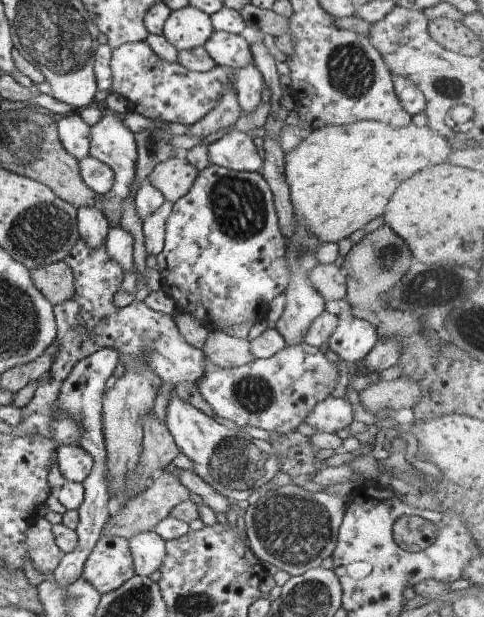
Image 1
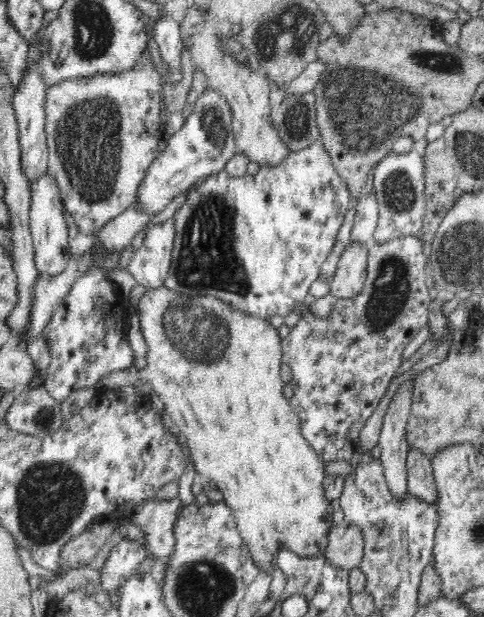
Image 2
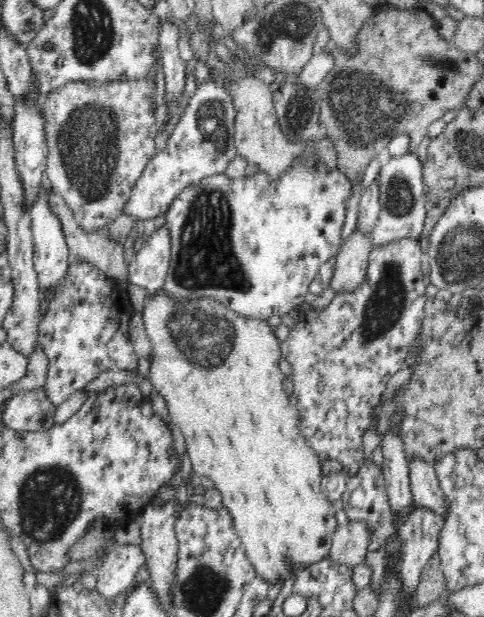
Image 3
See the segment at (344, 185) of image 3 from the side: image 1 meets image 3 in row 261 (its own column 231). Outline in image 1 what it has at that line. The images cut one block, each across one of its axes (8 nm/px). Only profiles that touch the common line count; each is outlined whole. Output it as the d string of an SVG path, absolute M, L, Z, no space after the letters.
M213 163L199 172L191 190L181 200L173 204L173 208L165 225L164 250L156 256L158 271L161 275L161 290L168 297L174 299L177 313L186 313L190 317L200 321L208 330L223 331L224 326L234 326L246 322L257 321L262 314L266 314L268 304L274 298L284 294L289 284L289 273L286 269L286 250L287 244L282 235L279 219L275 210L275 199L273 193L260 173L247 171L232 171Z

